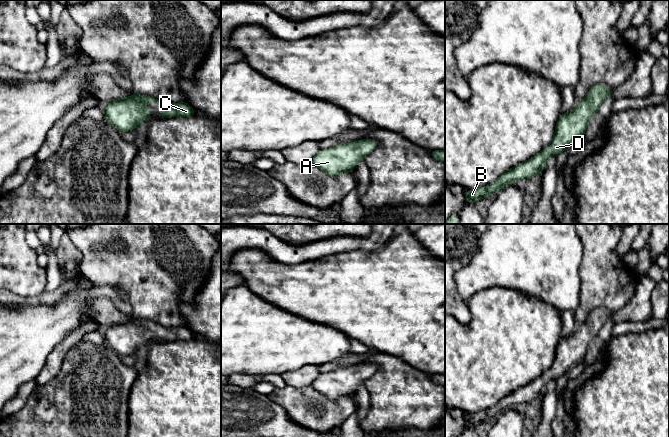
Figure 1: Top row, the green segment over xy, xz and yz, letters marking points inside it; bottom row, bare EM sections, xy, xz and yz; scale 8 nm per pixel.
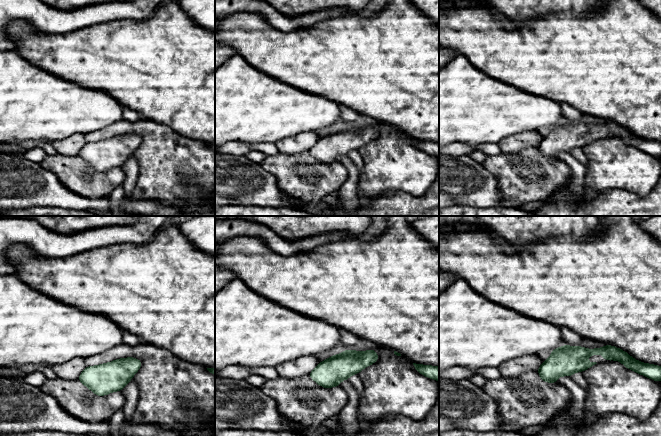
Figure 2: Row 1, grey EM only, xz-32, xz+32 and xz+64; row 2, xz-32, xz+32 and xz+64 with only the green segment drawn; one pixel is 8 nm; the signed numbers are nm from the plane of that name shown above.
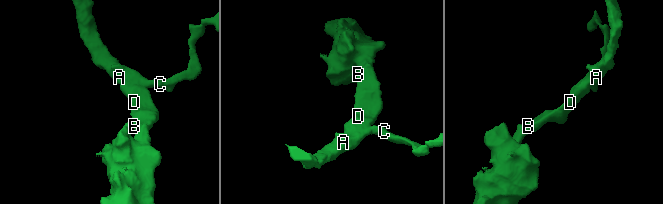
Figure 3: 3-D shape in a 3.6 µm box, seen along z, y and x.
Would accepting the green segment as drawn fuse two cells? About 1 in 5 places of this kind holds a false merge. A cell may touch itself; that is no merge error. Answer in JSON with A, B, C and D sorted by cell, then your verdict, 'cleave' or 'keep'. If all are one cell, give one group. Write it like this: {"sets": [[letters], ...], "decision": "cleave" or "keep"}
{"sets": [["A", "B", "C", "D"]], "decision": "keep"}

